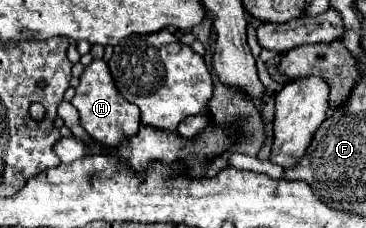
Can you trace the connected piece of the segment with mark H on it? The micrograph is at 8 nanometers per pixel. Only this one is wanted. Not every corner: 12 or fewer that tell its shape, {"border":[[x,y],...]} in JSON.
{"border":[[94,59],[72,105],[86,133],[118,147],[140,127],[140,111]]}

